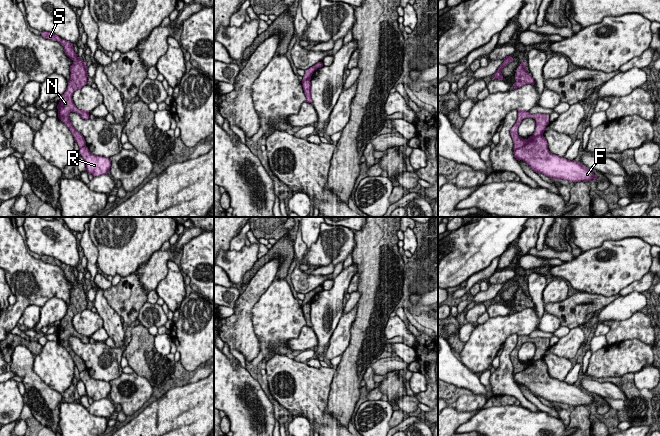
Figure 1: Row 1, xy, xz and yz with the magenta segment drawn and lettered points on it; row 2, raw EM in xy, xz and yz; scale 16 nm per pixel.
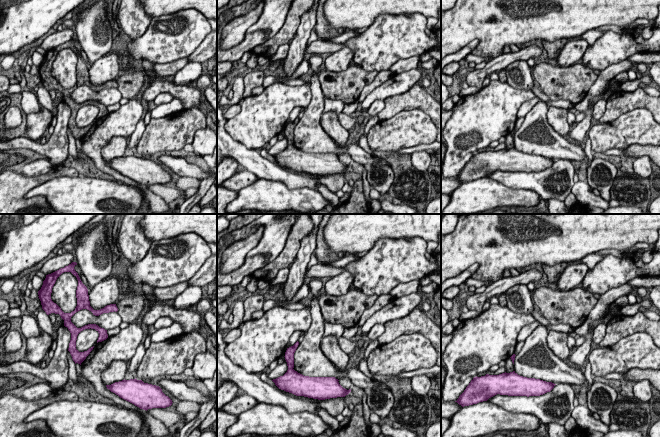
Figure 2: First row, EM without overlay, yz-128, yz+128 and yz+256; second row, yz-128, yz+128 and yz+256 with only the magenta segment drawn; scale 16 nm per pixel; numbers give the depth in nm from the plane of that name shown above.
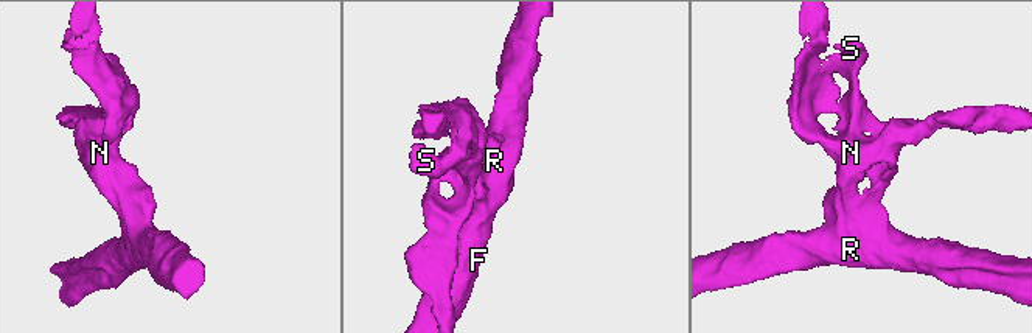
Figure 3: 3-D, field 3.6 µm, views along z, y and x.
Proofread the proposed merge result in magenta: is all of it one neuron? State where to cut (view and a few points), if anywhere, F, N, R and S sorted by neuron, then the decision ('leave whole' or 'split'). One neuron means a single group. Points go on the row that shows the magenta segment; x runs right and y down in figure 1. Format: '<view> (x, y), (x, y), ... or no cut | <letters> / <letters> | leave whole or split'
yz (542, 134), (514, 150) | F R / N S | split

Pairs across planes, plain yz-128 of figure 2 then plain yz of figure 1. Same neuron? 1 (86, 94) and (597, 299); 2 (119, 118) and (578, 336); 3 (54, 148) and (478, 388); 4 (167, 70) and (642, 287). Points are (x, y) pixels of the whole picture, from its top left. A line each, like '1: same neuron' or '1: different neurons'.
1: different neurons
2: same neuron
3: different neurons
4: different neurons

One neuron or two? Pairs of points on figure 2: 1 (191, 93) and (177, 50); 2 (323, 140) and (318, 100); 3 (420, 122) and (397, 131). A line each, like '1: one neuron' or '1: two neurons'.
1: two neurons
2: one neuron
3: one neuron

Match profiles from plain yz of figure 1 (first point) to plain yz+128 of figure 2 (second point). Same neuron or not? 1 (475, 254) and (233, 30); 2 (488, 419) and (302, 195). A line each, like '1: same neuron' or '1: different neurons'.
1: different neurons
2: same neuron

